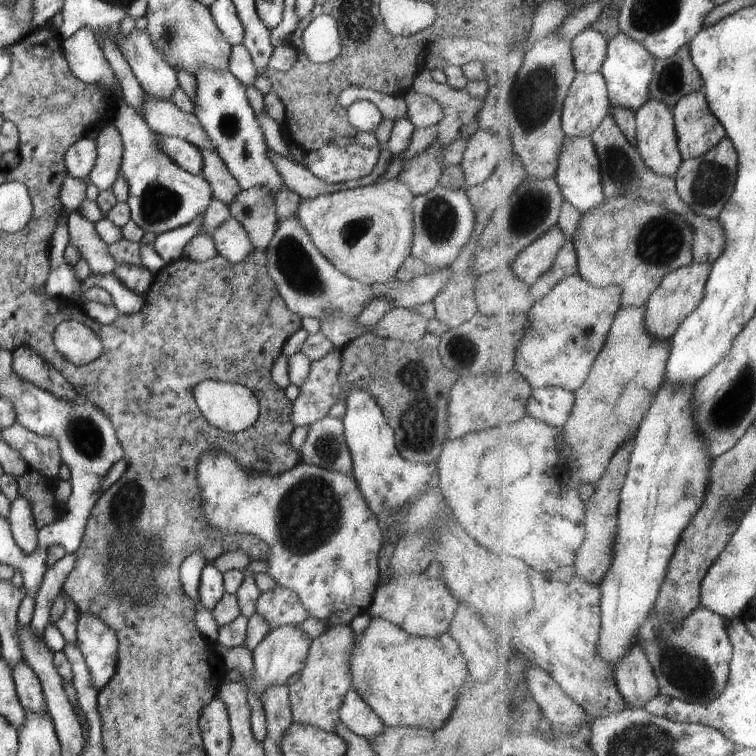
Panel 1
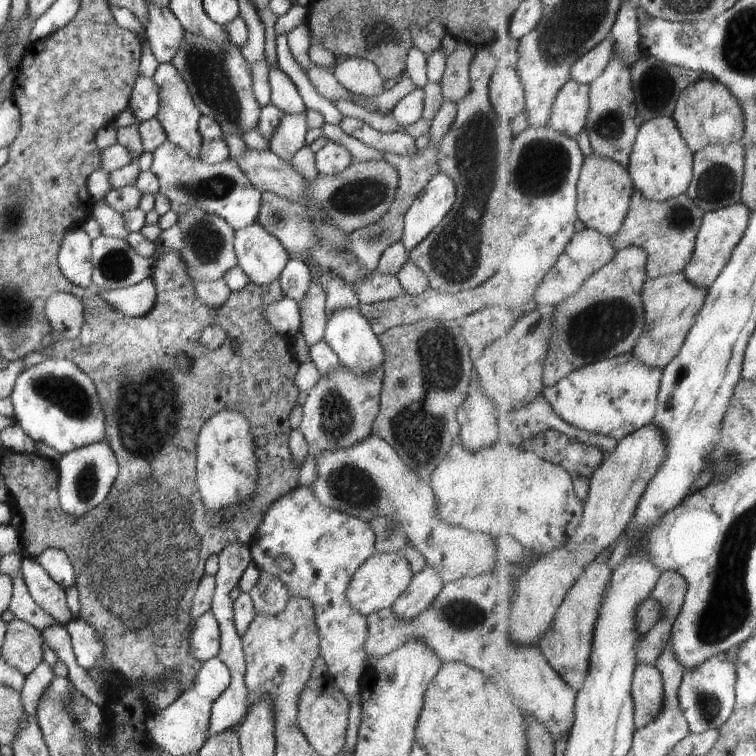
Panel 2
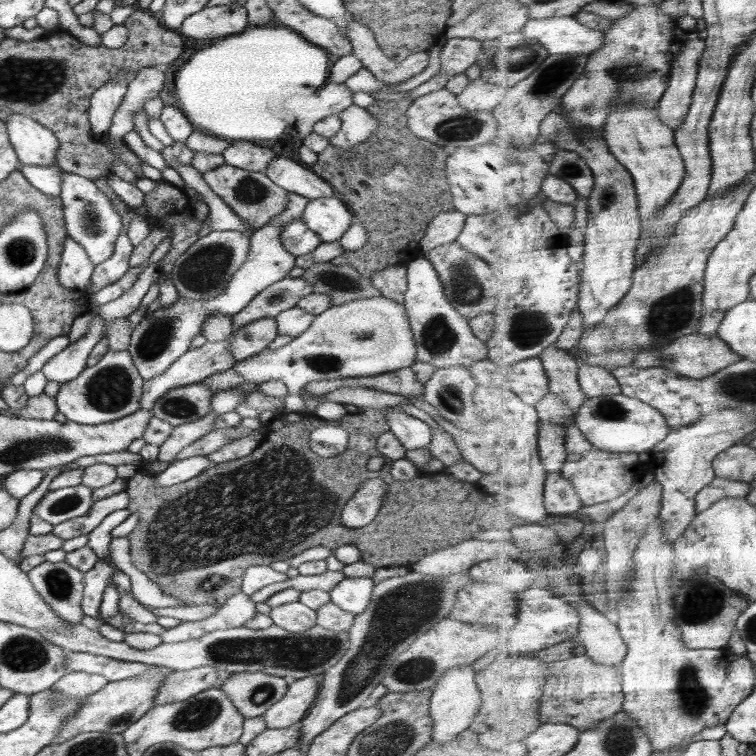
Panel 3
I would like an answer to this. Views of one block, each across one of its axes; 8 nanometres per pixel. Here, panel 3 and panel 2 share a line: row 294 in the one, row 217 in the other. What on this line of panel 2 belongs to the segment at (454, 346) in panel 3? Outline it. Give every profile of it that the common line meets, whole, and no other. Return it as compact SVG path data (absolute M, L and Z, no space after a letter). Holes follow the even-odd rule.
M440 172L412 201L405 214L405 223L400 242L405 249L413 251L450 212L456 189L454 181Z

